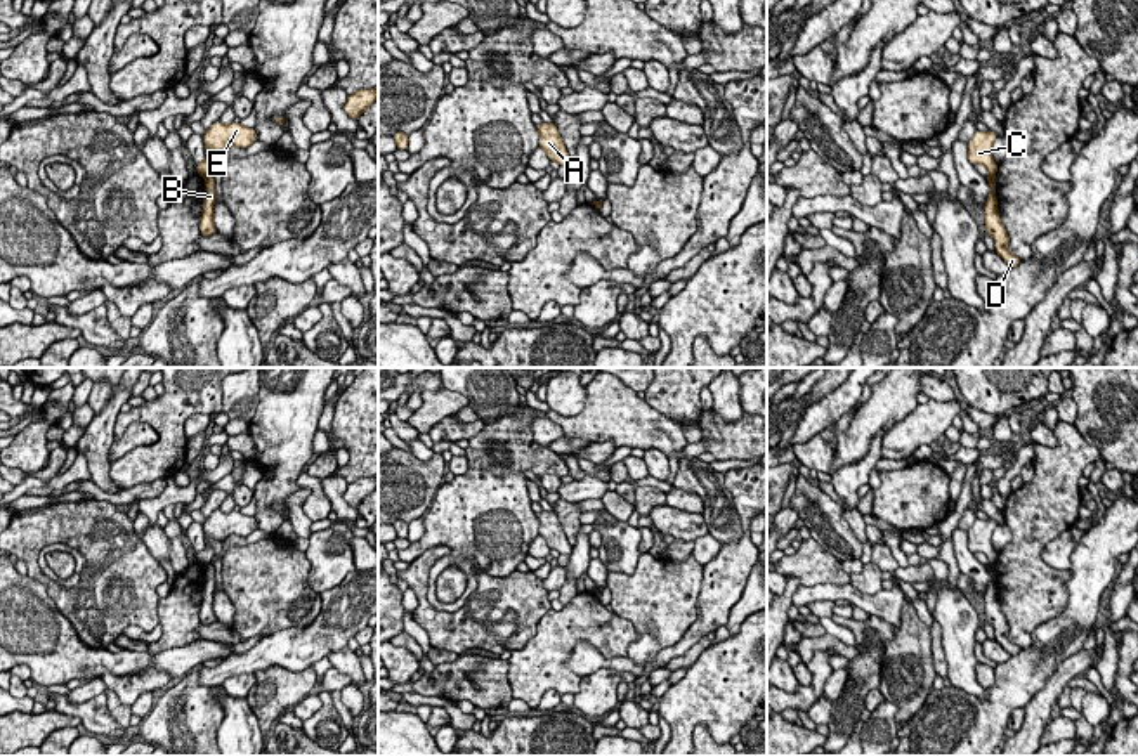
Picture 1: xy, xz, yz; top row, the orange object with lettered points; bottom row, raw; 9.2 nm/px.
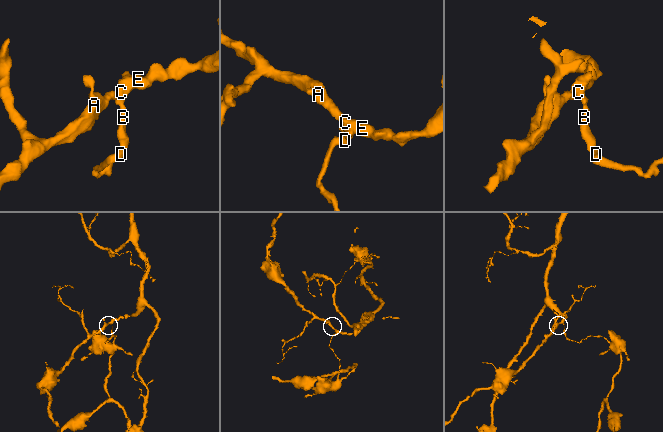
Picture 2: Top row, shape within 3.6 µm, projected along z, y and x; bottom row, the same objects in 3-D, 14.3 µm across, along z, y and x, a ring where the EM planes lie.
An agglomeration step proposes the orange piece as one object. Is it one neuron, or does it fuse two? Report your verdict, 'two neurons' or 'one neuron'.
two neurons

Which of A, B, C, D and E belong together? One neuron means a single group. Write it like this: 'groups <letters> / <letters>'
groups A C E / B D

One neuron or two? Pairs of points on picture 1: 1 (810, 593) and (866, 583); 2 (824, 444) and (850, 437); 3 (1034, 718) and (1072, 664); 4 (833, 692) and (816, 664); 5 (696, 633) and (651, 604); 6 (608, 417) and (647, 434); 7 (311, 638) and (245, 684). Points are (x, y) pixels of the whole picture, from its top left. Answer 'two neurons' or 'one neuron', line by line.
1: two neurons
2: two neurons
3: one neuron
4: two neurons
5: two neurons
6: one neuron
7: two neurons

